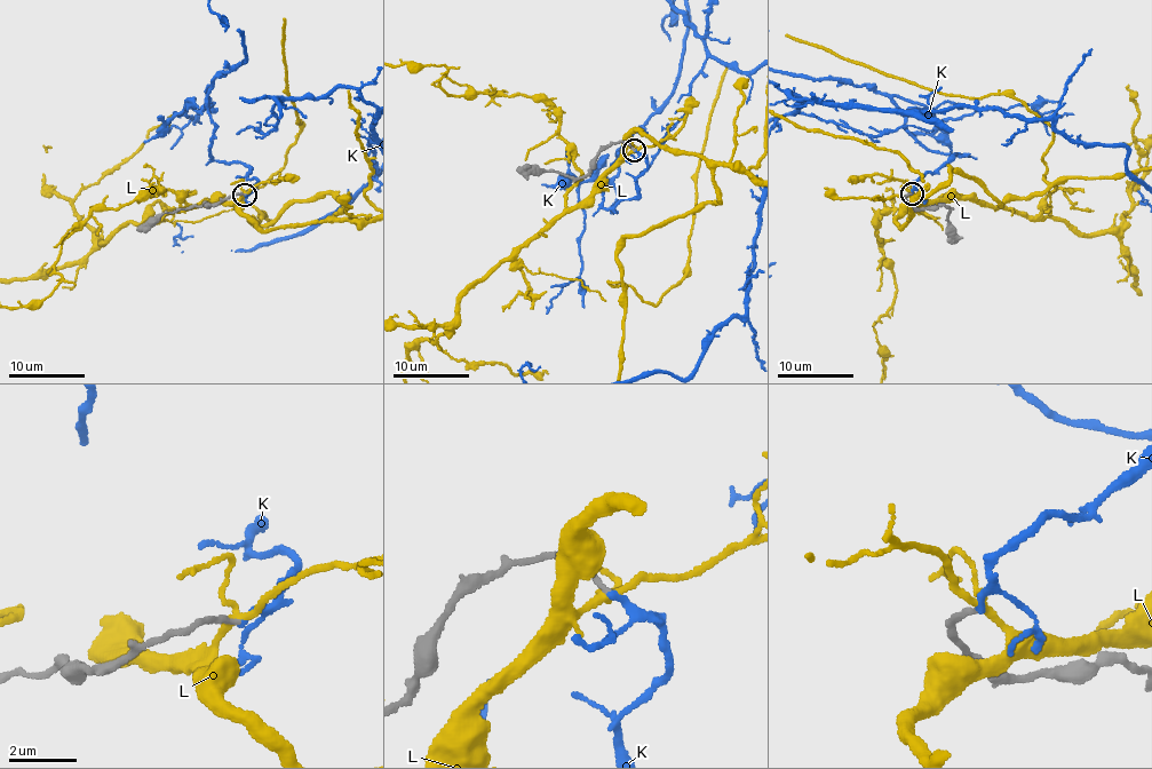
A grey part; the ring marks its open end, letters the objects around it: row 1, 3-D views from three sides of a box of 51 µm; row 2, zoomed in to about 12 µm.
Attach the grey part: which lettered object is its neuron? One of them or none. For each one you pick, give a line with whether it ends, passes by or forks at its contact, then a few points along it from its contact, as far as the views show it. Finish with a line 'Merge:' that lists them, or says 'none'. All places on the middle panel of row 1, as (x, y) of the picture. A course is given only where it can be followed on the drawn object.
K: It passes by
Merge: K

